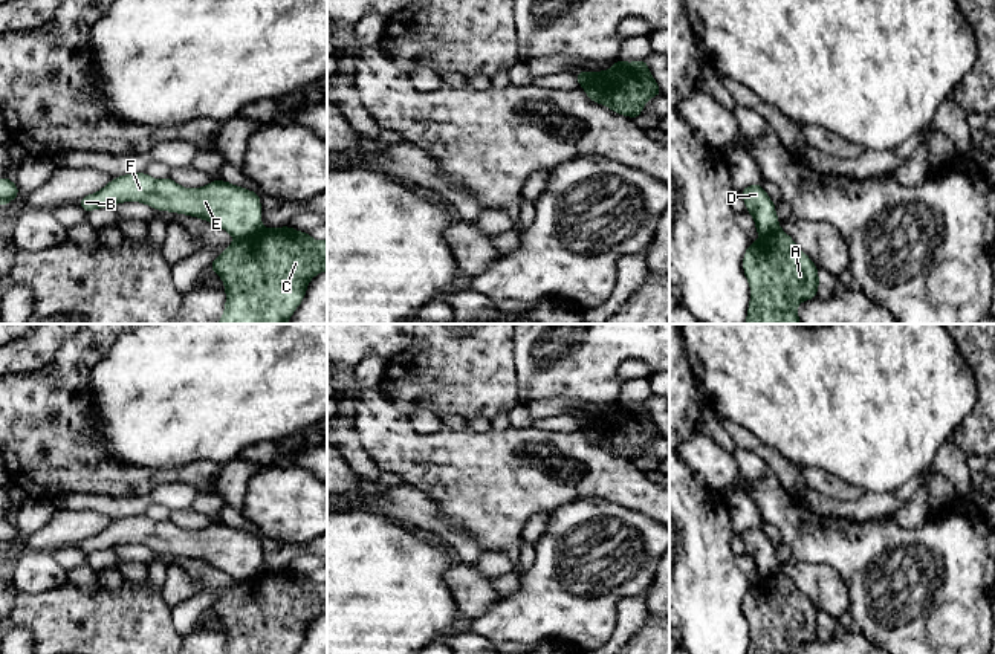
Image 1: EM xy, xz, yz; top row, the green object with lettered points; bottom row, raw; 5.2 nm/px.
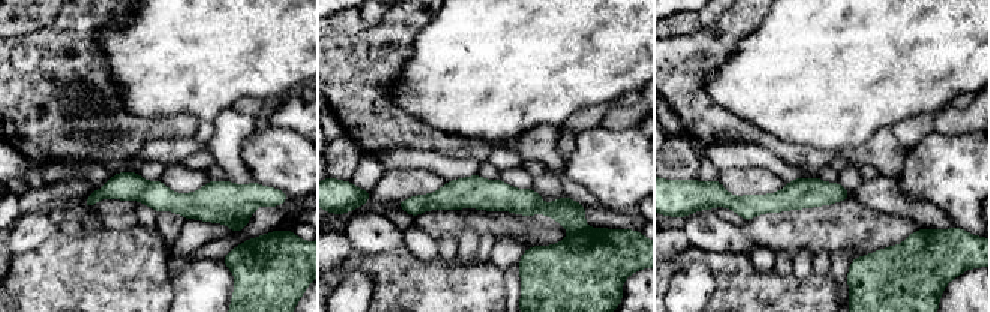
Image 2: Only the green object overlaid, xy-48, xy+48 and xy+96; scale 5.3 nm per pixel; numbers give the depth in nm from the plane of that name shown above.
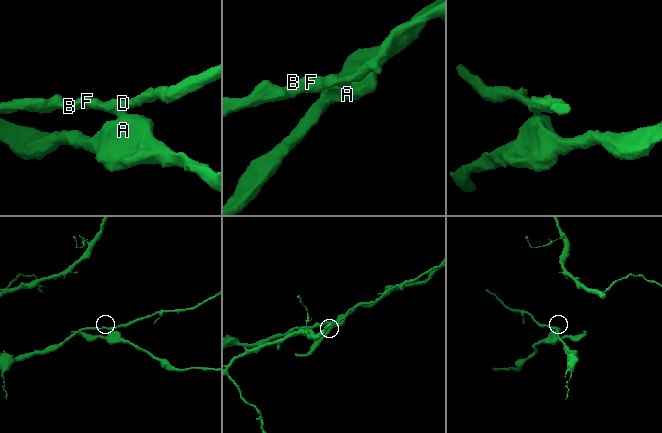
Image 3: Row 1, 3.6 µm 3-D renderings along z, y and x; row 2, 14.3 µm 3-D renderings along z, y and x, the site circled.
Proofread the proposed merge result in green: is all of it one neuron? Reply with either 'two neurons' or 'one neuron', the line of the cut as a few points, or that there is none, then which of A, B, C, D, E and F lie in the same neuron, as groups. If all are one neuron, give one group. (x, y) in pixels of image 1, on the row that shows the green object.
two neurons | xy (260, 226), (236, 240) | A C / B D E F

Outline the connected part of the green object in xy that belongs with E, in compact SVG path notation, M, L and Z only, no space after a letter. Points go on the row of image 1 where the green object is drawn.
M135 173L112 179L107 186L83 197L76 205L90 212L121 202L142 202L157 211L200 217L226 229L235 240L261 228L258 193L225 180L190 189L170 177L156 180L145 173Z

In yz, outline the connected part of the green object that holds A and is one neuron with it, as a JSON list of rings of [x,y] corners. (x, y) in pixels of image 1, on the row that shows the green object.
[[[784,231],[749,243],[743,258],[750,284],[746,324],[799,324],[798,303],[816,296],[818,267]]]

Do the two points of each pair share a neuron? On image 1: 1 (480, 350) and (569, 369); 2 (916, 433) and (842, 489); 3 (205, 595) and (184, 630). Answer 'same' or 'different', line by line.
1: different
2: different
3: same

